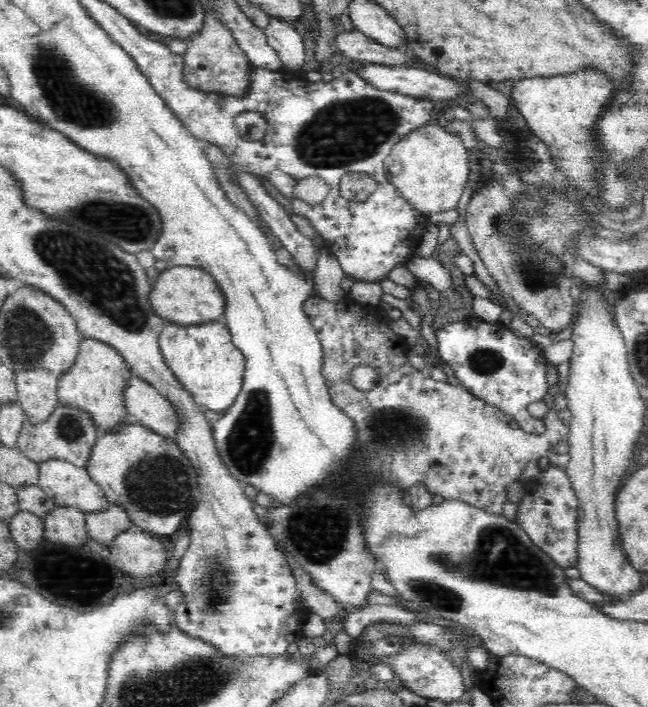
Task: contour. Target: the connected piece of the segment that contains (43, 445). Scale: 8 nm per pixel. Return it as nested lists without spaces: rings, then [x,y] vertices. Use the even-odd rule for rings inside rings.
[[[59,407],[52,412],[48,422],[38,427],[26,424],[22,428],[21,435],[18,436],[17,449],[30,462],[38,465],[49,463],[50,460],[59,460],[84,470],[89,467],[99,436],[97,429],[83,412],[73,408]]]

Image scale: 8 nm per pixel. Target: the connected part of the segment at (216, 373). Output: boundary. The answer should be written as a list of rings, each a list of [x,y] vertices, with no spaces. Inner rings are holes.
[[[221,321],[188,327],[166,324],[159,335],[158,347],[171,375],[197,406],[223,411],[236,400],[242,387],[245,362]]]

